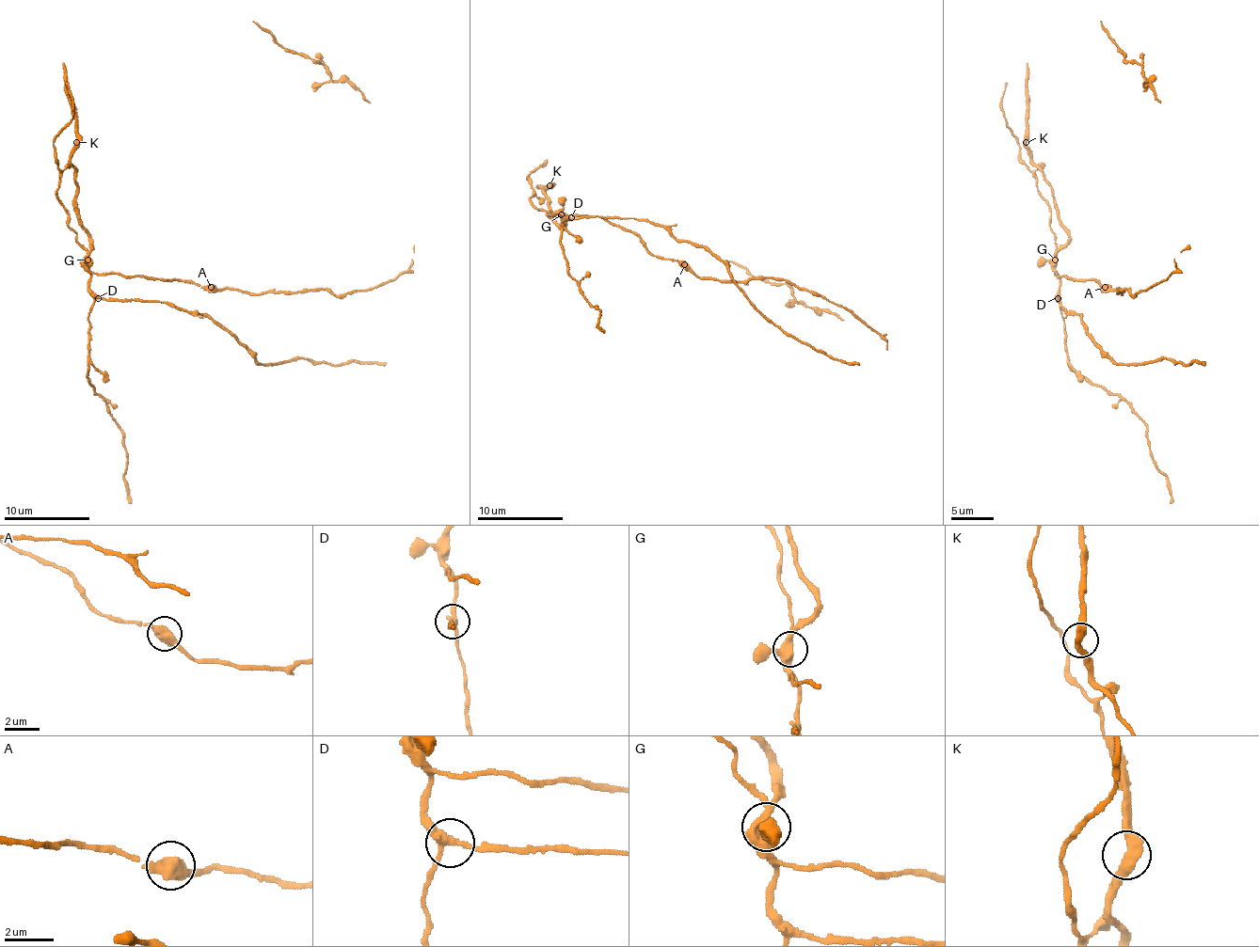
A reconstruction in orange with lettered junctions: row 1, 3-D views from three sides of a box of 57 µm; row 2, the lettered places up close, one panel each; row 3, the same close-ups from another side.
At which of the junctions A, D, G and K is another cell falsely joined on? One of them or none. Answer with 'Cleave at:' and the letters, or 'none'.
Cleave at: G

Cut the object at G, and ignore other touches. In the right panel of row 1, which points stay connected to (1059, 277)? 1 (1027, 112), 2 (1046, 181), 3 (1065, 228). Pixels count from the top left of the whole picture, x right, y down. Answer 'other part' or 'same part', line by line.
1: same part
2: same part
3: same part

